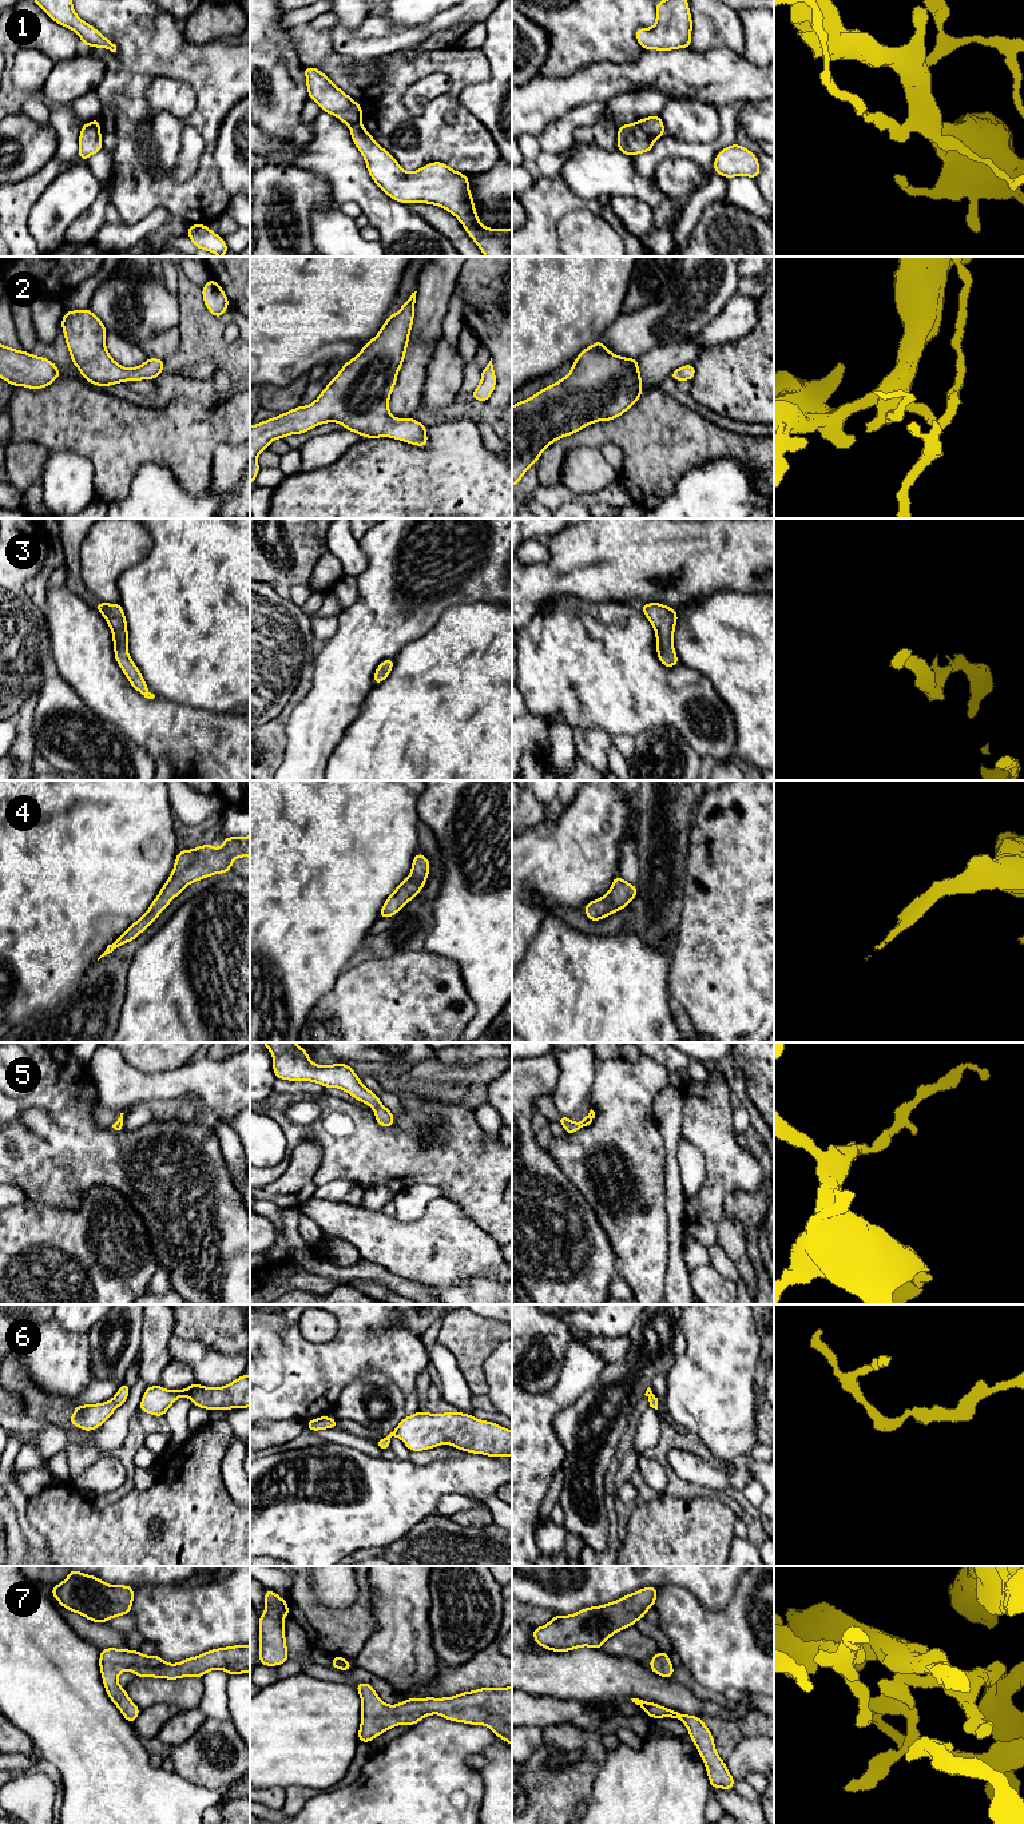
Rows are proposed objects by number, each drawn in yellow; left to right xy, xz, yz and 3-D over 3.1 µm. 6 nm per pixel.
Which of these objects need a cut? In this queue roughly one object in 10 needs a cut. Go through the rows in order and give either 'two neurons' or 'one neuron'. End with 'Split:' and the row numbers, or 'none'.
1: two neurons
2: one neuron
3: one neuron
4: one neuron
5: one neuron
6: one neuron
7: one neuron
Split: 1

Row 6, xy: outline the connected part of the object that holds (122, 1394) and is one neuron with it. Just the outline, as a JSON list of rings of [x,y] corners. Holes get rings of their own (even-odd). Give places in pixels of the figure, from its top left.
[[[124,1382],[111,1400],[98,1404],[75,1406],[74,1415],[70,1416],[70,1424],[83,1431],[92,1431],[100,1427],[127,1400],[128,1394],[130,1387]]]

